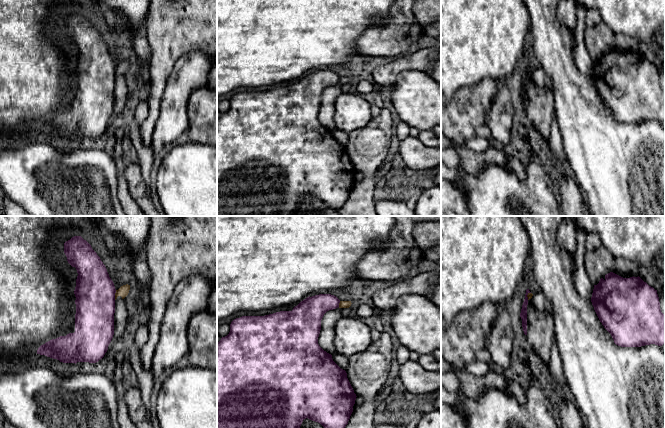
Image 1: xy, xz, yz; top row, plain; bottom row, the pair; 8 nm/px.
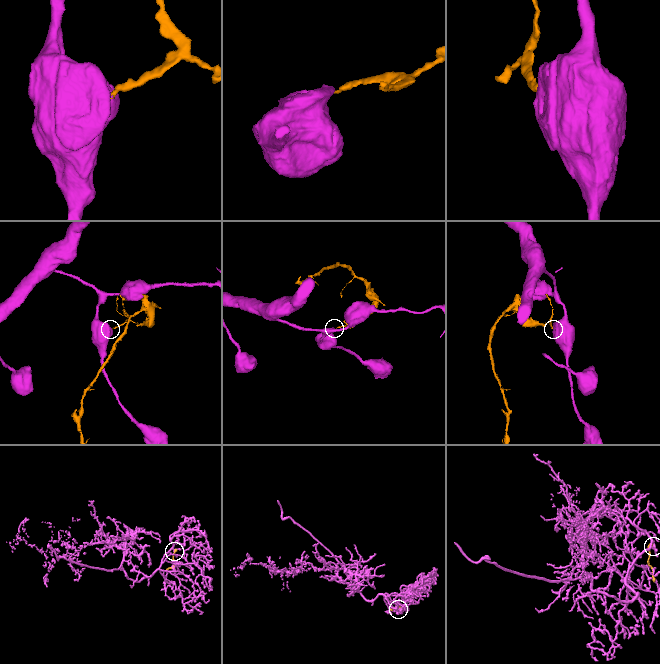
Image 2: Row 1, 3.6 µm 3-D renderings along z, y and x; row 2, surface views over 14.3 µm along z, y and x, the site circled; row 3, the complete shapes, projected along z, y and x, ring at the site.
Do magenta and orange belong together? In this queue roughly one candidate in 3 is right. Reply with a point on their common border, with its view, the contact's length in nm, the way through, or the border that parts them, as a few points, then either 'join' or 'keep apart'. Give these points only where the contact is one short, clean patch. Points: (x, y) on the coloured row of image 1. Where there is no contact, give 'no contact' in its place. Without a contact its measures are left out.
xy (114, 295) | 80 nm | along xy (116, 290), (114, 299) | keep apart

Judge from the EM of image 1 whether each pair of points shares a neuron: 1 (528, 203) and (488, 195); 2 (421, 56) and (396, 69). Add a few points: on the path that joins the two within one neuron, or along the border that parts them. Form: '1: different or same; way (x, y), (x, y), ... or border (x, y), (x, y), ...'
1: same; way (518, 203), (500, 202), (498, 200)
2: same; way (415, 62), (402, 64)

